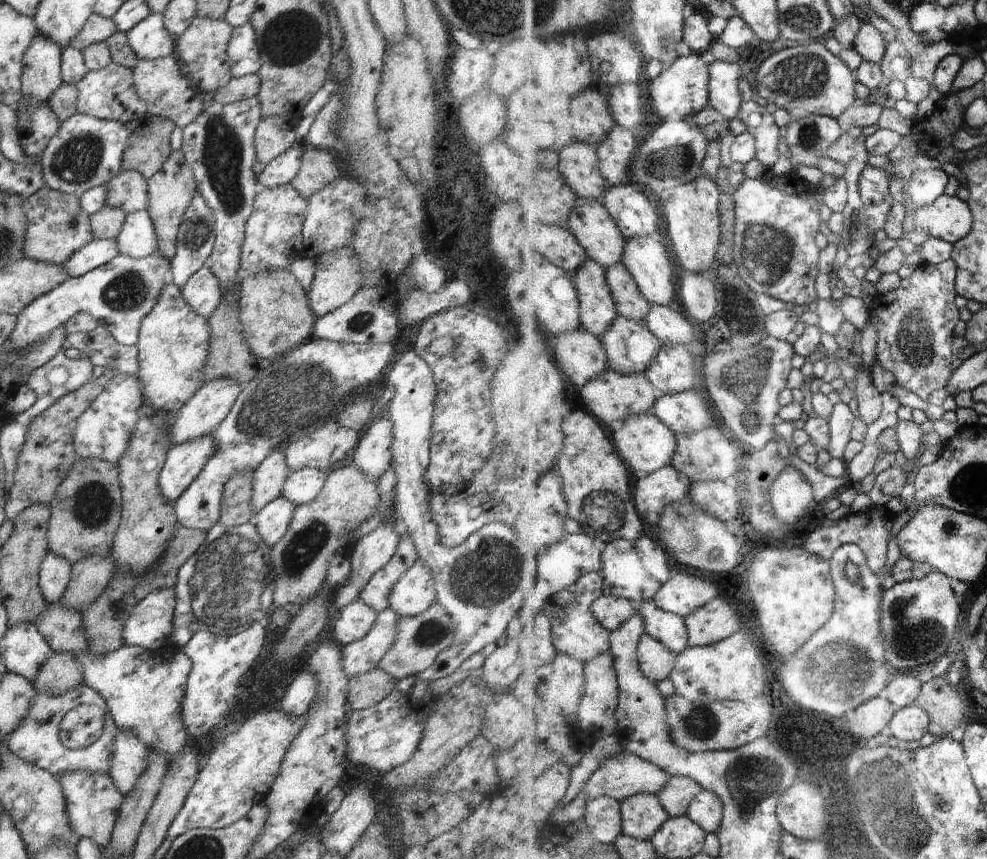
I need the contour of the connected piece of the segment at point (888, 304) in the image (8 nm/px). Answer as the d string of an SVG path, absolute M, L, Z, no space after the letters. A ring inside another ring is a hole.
M953 258L938 264L921 264L902 282L902 288L893 295L882 296L883 304L873 309L868 320L872 320L878 332L878 361L874 364L888 369L889 375L898 384L915 391L923 400L930 400L930 394L947 388L955 370L952 364L954 355L954 338L958 338L958 326L962 326L962 306L958 306L959 266ZM920 306L926 306L918 310ZM916 312L918 314L904 314ZM928 373L930 384L917 381L921 375Z

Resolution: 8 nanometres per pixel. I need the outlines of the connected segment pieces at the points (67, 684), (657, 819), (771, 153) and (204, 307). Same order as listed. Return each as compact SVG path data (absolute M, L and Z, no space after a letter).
M52 651L36 674L34 685L38 693L50 696L62 696L84 685L78 660L71 654Z
M637 794L623 801L625 833L634 838L651 841L670 817L659 794Z
M747 101L738 118L758 140L758 158L764 166L771 169L780 160L778 146L782 142L780 136L783 133L775 115L766 106L758 104L758 101Z
M210 267L197 270L182 288L179 288L193 313L209 319L220 306L223 294L218 278Z

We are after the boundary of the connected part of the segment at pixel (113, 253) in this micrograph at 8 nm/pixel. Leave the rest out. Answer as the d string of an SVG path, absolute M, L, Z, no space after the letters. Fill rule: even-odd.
M92 239L86 246L76 250L72 258L61 264L62 270L70 277L80 277L120 255L116 240Z

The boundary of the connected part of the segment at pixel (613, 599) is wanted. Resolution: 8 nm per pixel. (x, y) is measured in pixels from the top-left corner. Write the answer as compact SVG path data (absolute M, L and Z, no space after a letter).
M604 594L593 604L593 611L598 620L613 632L621 629L639 610L633 600Z

